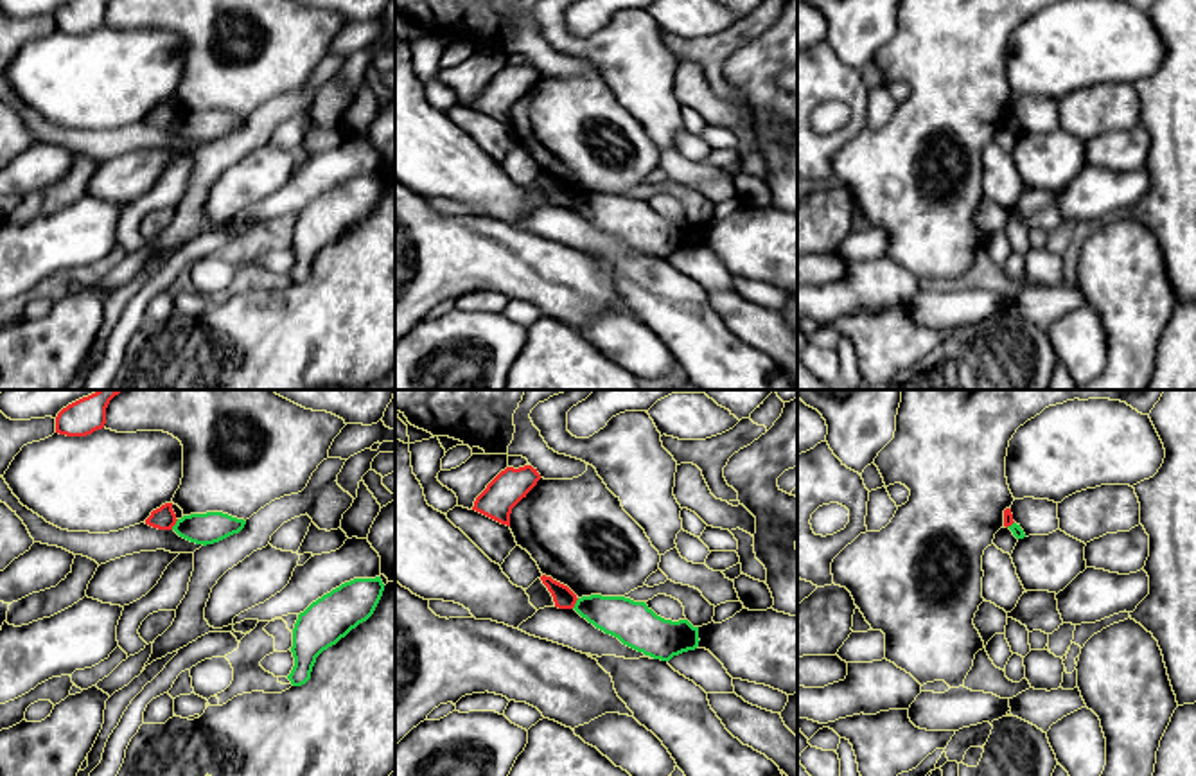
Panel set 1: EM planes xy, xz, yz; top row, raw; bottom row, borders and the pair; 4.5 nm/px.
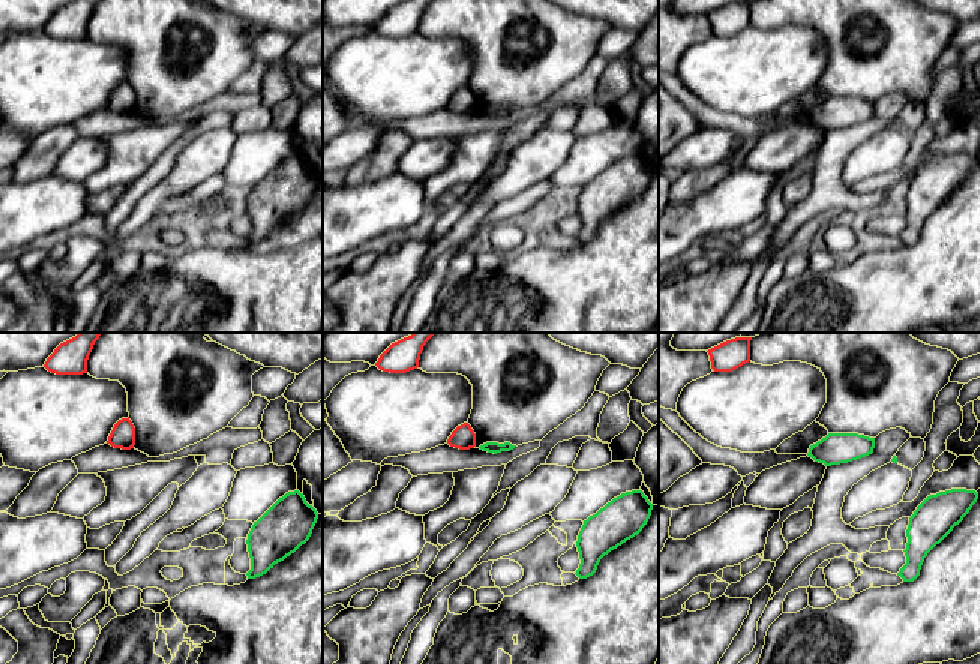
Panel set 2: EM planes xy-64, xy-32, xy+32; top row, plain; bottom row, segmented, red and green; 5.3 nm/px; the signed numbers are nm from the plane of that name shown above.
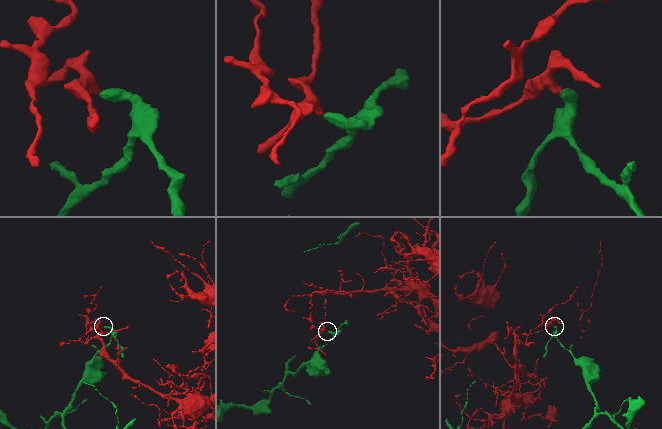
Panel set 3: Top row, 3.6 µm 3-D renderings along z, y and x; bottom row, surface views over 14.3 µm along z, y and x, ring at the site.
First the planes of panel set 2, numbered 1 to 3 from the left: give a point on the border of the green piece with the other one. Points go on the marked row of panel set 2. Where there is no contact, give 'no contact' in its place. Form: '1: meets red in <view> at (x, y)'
1: no contact
2: no contact
3: no contact

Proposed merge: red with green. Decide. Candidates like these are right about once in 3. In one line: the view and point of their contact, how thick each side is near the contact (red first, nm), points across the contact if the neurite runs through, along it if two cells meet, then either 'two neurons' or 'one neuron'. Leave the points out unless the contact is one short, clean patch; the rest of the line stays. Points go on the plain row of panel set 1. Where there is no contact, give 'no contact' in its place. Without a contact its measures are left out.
contact xy (175, 121); calibres 110 and 140 nm; border xy (178, 117), (171, 126); two neurons

